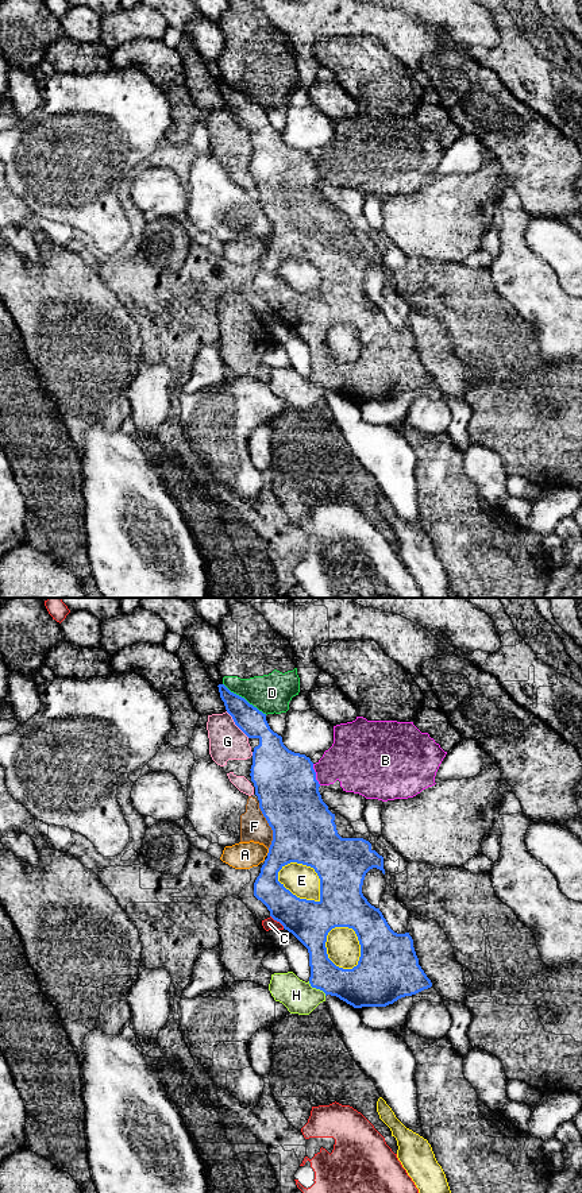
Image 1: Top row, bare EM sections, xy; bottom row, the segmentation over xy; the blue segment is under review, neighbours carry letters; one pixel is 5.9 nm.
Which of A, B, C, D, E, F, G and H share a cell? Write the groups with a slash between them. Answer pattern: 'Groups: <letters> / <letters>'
Groups: A / B / C / D / E F / G / H

